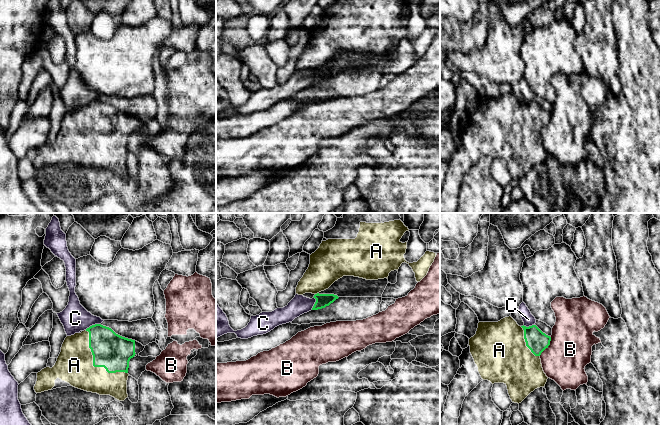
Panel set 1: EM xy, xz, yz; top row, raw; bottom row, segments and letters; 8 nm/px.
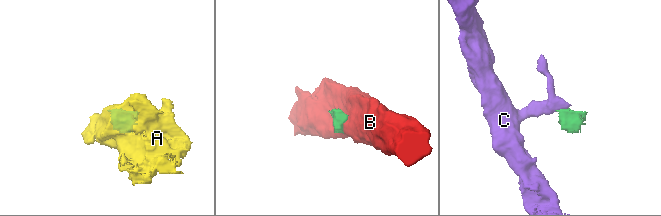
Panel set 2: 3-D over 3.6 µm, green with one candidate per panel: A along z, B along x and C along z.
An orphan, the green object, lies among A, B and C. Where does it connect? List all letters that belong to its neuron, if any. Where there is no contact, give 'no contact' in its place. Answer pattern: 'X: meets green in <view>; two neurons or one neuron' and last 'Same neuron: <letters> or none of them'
A: meets green in xy; one neuron
B: meets green in yz; two neurons
C: meets green in xy; two neurons
Same neuron: A

